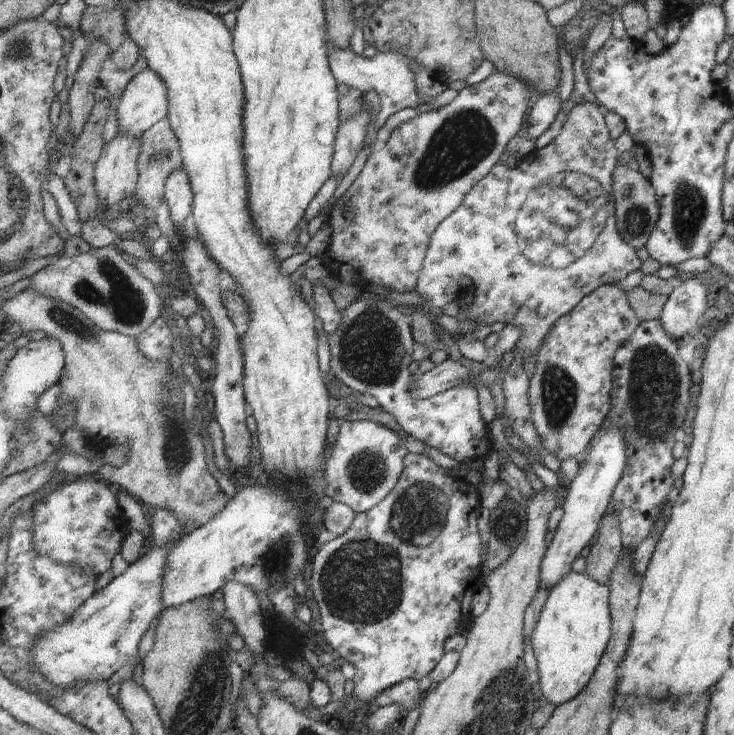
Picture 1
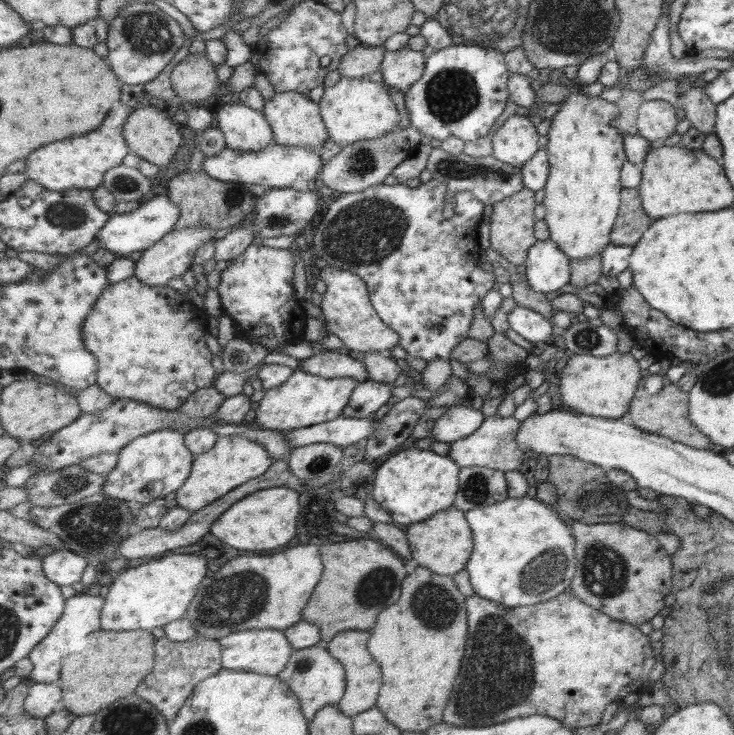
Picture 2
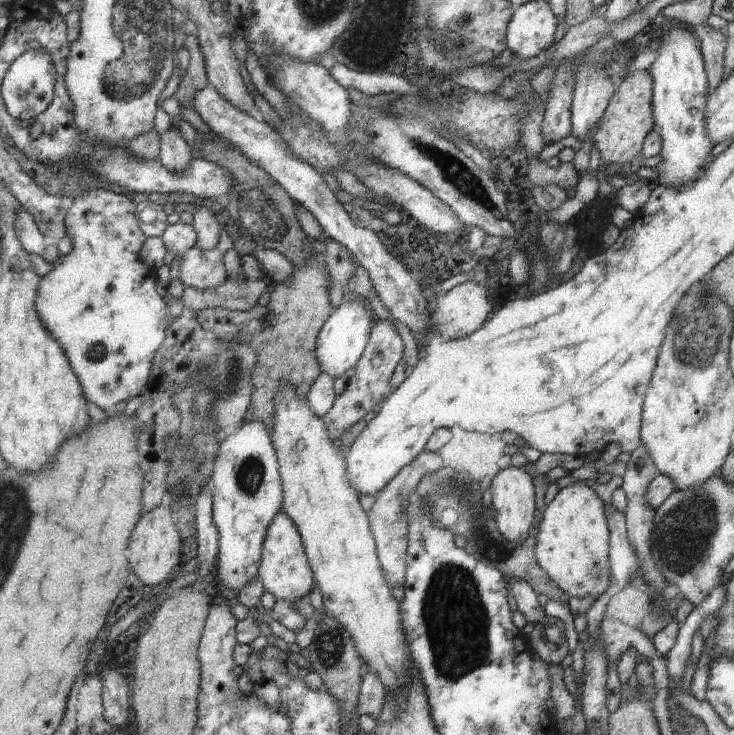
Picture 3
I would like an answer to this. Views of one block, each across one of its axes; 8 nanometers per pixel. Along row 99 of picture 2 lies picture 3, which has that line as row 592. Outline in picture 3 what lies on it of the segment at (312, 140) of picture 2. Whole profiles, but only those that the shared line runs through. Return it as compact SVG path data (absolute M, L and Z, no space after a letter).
M282 509L269 526L265 543L262 547L262 558L259 565L259 578L265 589L273 594L276 600L308 600L311 588L316 584L316 578L309 563L305 544L296 522Z

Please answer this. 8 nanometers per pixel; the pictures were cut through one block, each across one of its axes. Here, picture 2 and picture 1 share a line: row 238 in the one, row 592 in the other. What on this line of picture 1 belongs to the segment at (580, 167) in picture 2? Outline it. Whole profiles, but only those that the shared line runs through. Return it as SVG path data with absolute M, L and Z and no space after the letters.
M570 571L560 583L555 584L549 590L530 639L531 650L537 663L535 674L538 677L536 681L539 683L539 696L545 698L549 704L553 704L555 707L578 696L578 693L590 680L603 655L611 635L610 622L611 616L609 615L606 586L597 584L584 571L580 574Z

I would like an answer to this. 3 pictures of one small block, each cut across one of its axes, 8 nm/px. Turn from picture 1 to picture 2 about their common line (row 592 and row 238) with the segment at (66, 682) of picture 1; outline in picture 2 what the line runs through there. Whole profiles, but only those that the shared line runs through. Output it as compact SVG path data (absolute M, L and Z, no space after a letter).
M168 195L157 198L148 198L149 202L143 201L142 205L133 212L111 214L109 222L101 232L97 234L100 248L111 250L116 257L126 257L131 252L147 251L155 244L160 243L169 232L176 229L181 211Z

